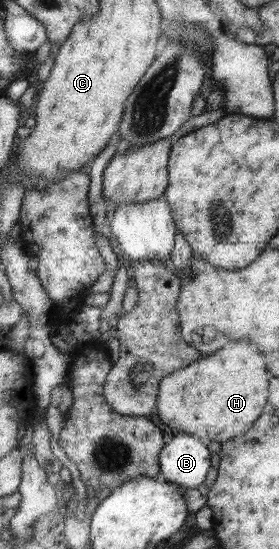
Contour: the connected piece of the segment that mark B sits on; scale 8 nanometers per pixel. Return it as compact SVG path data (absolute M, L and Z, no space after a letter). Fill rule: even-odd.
M174 434L160 451L159 464L163 480L181 489L197 489L209 470L209 451L195 436Z

